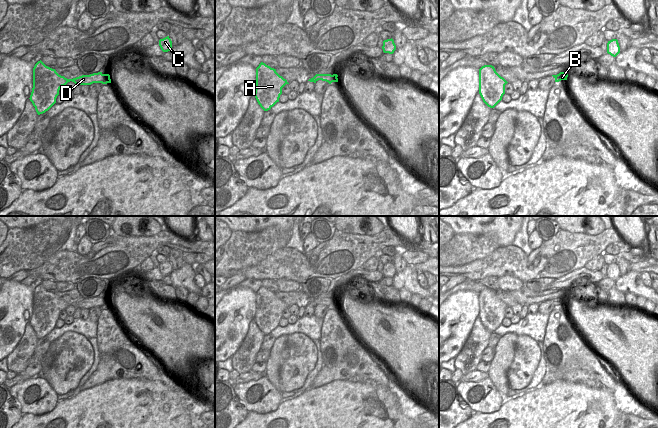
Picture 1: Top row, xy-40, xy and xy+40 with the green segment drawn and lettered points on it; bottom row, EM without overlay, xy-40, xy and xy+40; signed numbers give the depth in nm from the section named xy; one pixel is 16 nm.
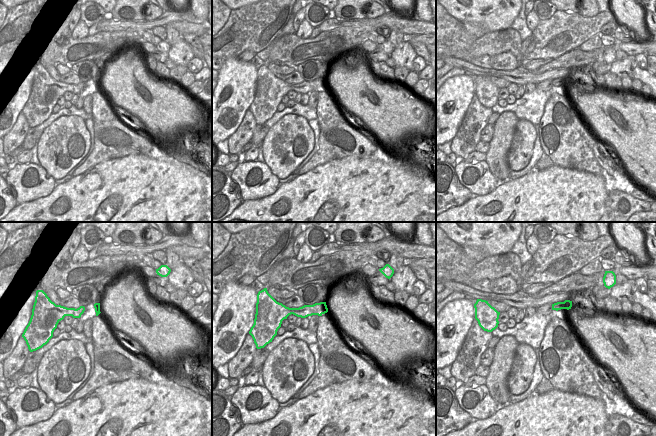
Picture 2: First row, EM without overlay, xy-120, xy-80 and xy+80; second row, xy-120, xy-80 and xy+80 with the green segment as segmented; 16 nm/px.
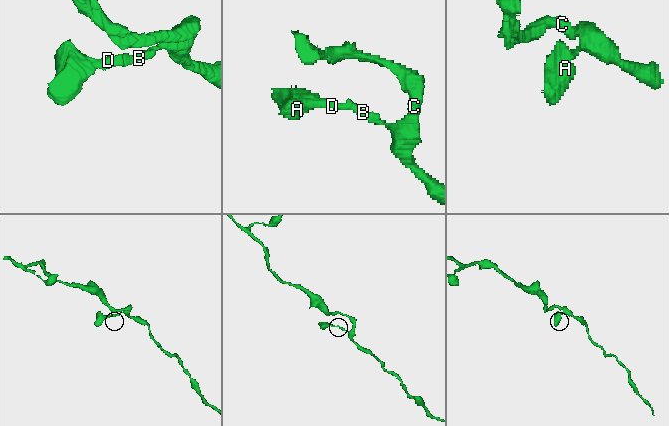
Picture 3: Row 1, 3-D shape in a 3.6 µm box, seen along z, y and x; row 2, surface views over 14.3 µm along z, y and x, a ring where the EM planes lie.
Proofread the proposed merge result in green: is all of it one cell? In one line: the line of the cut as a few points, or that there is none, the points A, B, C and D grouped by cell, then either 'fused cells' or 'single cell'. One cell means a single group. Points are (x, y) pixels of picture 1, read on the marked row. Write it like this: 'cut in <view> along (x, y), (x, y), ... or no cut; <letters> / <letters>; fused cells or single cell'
no cut; A B C D; single cell

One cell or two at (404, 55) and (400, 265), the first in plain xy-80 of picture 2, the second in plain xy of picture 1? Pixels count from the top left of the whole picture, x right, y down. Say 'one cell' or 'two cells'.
two cells

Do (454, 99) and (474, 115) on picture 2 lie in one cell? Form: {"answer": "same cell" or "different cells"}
{"answer": "different cells"}

